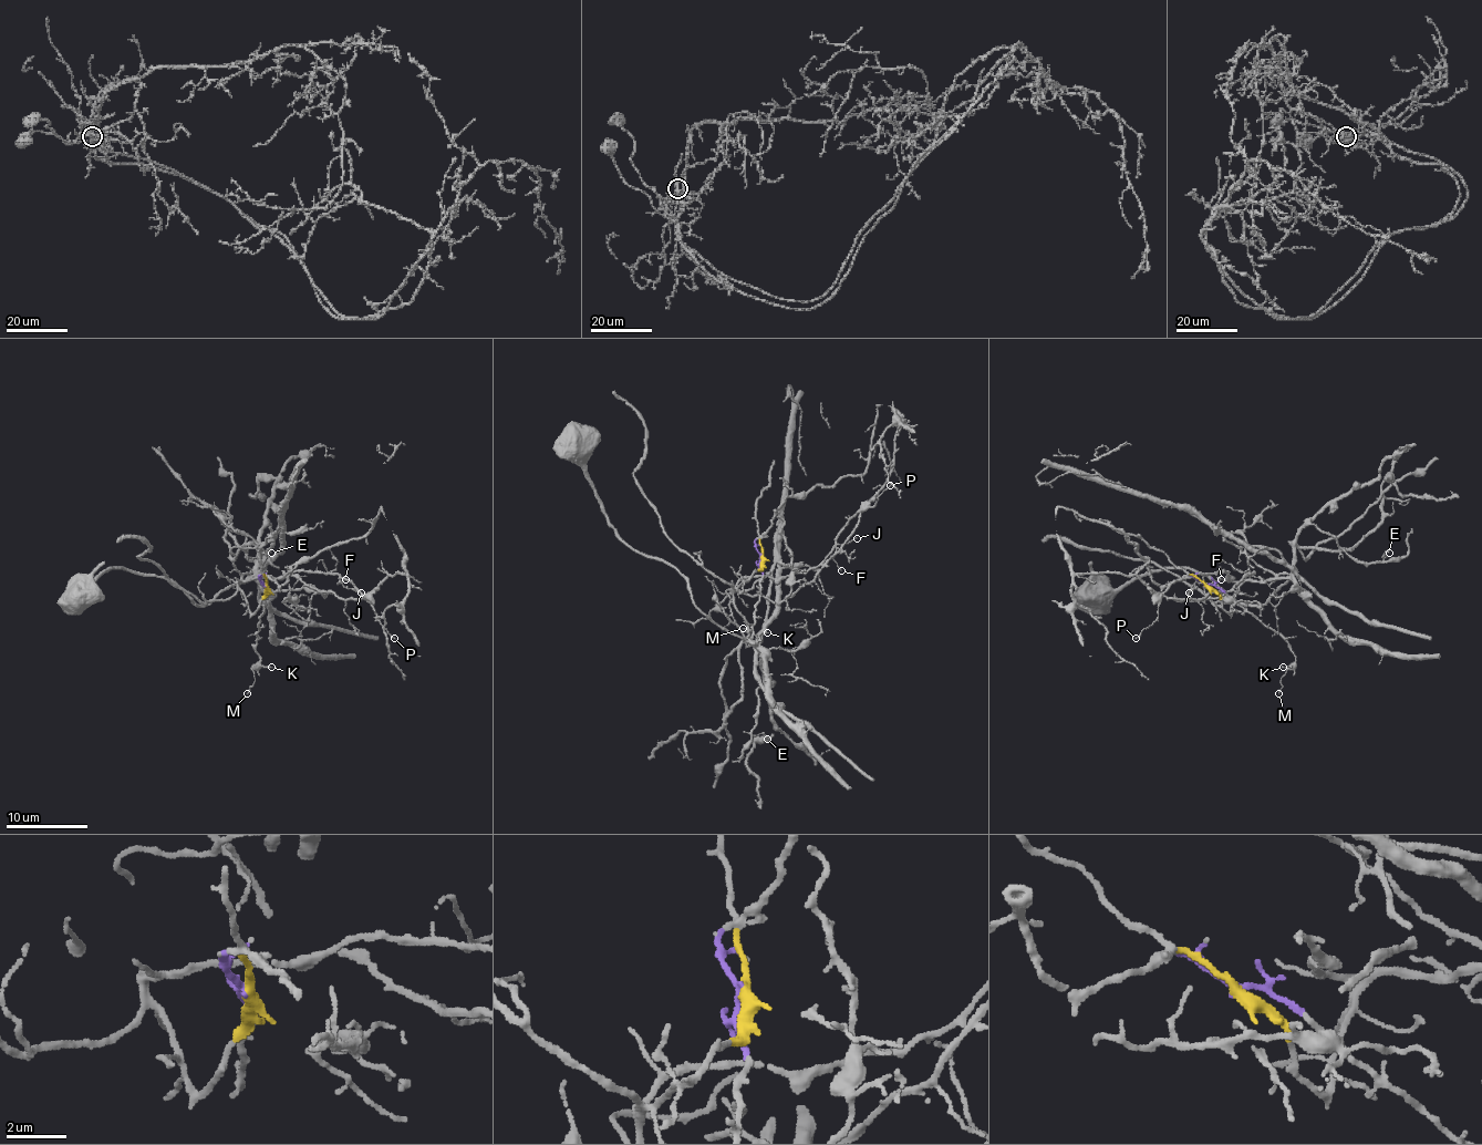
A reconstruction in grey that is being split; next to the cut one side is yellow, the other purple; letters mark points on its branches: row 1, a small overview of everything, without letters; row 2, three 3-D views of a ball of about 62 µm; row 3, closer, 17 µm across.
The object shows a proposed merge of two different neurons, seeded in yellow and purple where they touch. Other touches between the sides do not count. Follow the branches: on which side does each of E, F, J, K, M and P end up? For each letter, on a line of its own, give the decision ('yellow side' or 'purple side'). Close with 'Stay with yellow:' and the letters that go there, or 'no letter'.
E: yellow side
F: yellow side
J: yellow side
K: purple side
M: purple side
P: yellow side
Stay with yellow: E, F, J, P

